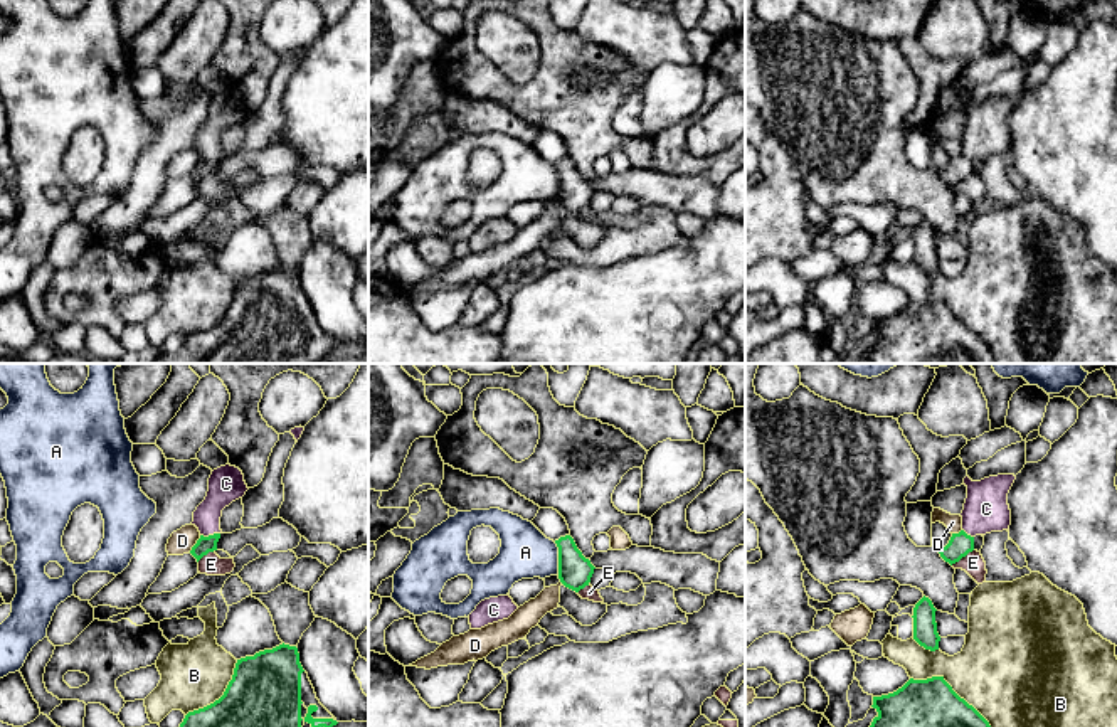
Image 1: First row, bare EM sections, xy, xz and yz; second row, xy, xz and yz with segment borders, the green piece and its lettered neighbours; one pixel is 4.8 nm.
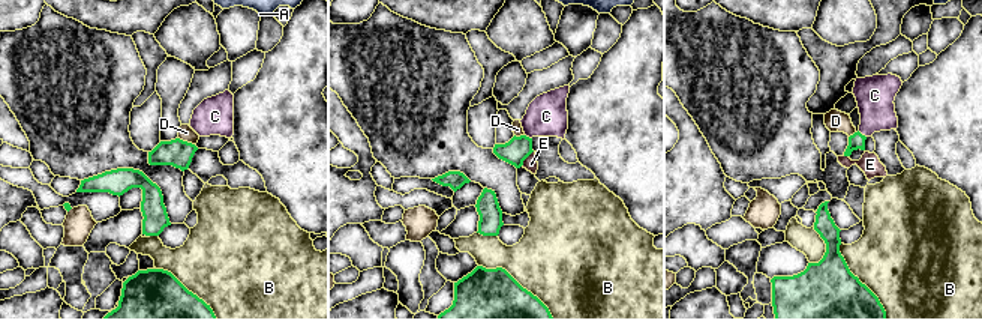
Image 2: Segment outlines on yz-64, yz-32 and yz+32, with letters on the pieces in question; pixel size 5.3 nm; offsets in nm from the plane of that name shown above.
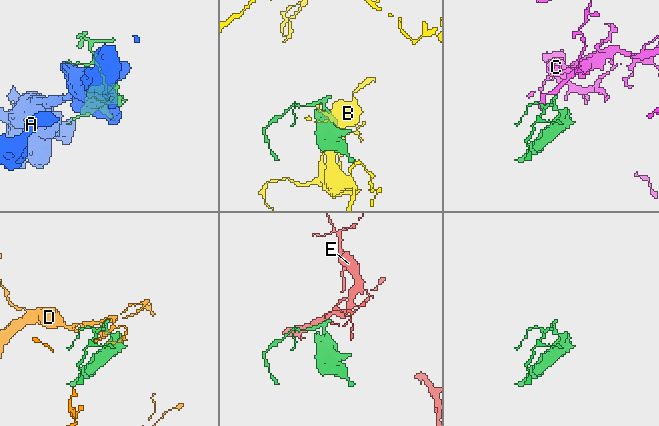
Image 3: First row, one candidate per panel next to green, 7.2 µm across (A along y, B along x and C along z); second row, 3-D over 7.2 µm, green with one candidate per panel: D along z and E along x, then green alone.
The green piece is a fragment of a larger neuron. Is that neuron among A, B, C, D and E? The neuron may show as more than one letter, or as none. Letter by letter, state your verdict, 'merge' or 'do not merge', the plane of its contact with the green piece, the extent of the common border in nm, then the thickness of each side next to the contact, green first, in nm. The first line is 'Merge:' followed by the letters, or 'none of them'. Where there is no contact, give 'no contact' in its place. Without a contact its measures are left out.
Merge: C
A: do not merge; contact in xz; length 160 nm; calibres 160 and 240 nm
B: do not merge; contact in yz; length 500 nm; calibres 500 and 440 nm
C: merge; contact in xy; length 100 nm; calibres 80 and 160 nm
D: do not merge; contact in xy; length 100 nm; calibres 80 and 120 nm
E: do not merge; contact in yz; length 130 nm; calibres 110 and 100 nm

